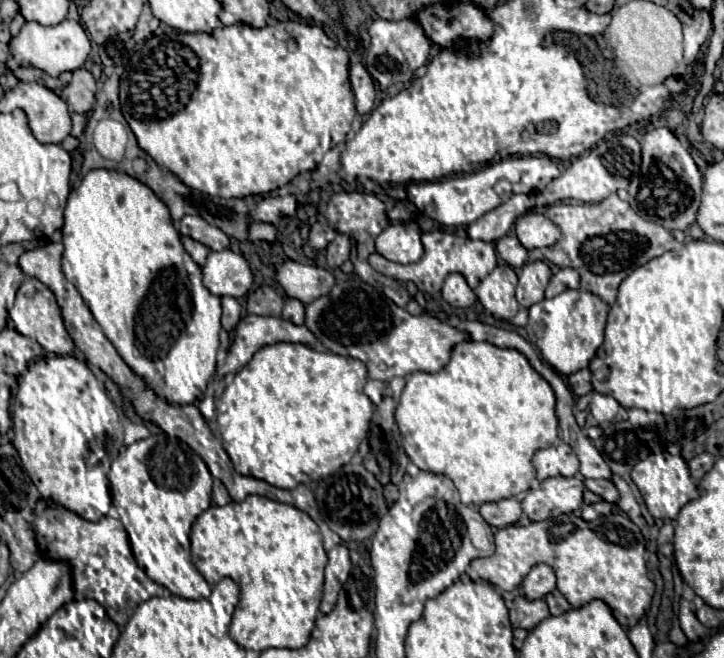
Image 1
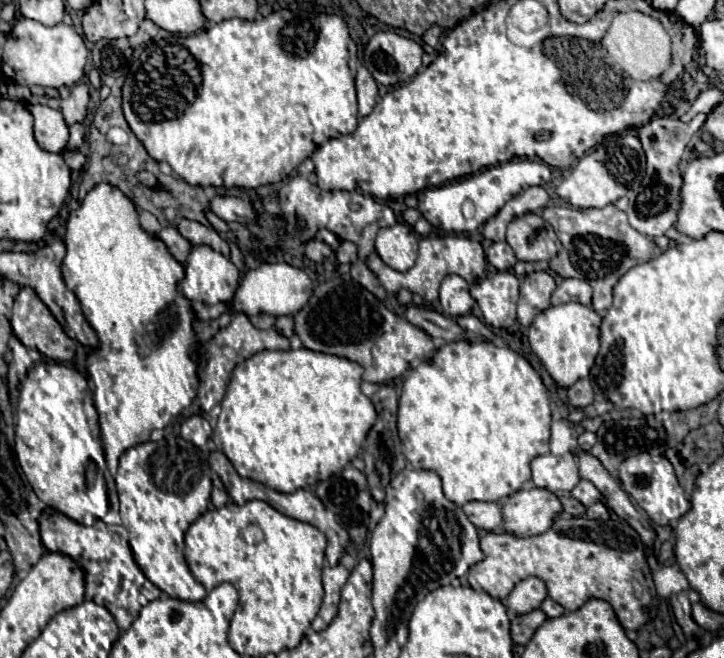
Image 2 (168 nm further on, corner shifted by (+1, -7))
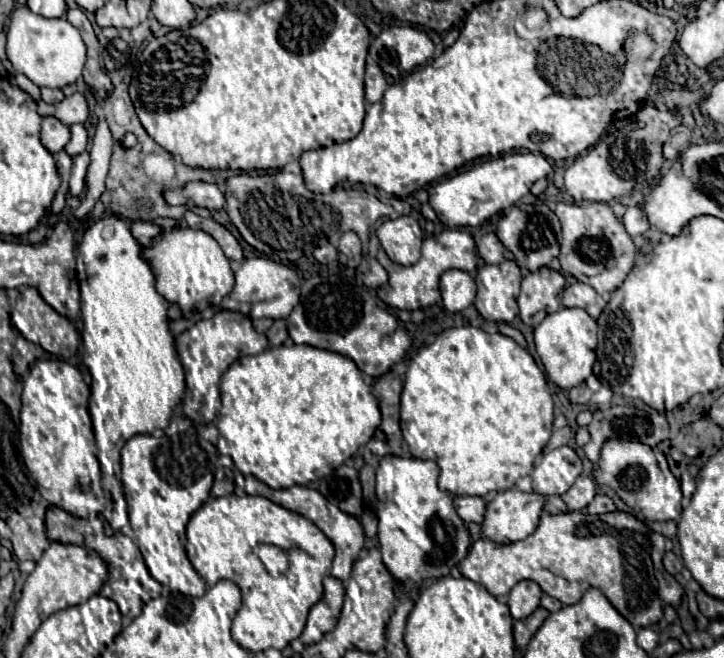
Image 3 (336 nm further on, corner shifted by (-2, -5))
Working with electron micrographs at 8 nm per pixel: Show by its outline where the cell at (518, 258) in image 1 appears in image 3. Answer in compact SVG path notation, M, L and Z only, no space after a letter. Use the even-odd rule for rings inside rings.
M487 233L487 235L483 235L481 237L481 241L479 241L479 245L477 245L477 249L479 249L479 255L485 259L485 263L503 263L503 251L505 251L505 247L503 247L503 243L499 243L499 237L495 235L495 233Z

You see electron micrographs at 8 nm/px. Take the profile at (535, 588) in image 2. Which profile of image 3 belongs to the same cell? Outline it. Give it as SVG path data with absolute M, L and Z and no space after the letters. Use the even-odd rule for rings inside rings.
M519 581L511 593L509 593L509 609L511 609L511 615L513 619L525 619L529 617L537 607L539 607L539 601L541 601L541 587L535 583L535 581Z

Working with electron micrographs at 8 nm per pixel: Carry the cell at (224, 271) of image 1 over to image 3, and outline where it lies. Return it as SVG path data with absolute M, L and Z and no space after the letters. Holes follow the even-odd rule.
M175 229L157 237L151 247L143 249L143 257L151 261L157 275L157 291L169 301L177 303L183 311L207 309L207 305L219 305L221 299L231 293L235 285L235 275L231 271L229 259L211 235L199 229Z

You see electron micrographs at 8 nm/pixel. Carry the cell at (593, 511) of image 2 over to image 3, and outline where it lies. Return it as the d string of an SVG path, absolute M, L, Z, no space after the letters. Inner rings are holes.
M595 495L595 499L587 505L587 511L589 511L591 515L601 515L601 513L617 511L617 507L615 507L615 503L613 503L609 497L605 497L605 495Z

